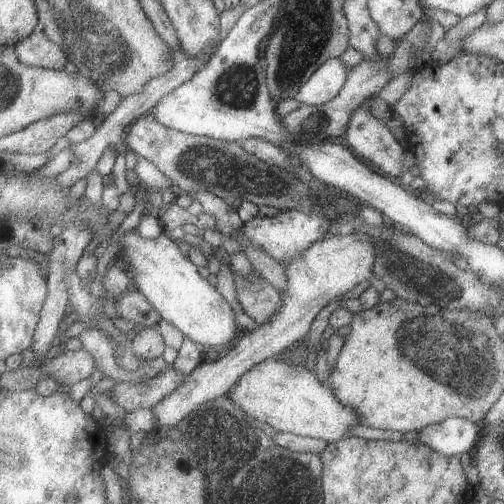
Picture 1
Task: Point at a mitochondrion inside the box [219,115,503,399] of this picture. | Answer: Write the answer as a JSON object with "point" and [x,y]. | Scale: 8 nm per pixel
{"point":[440,345]}

